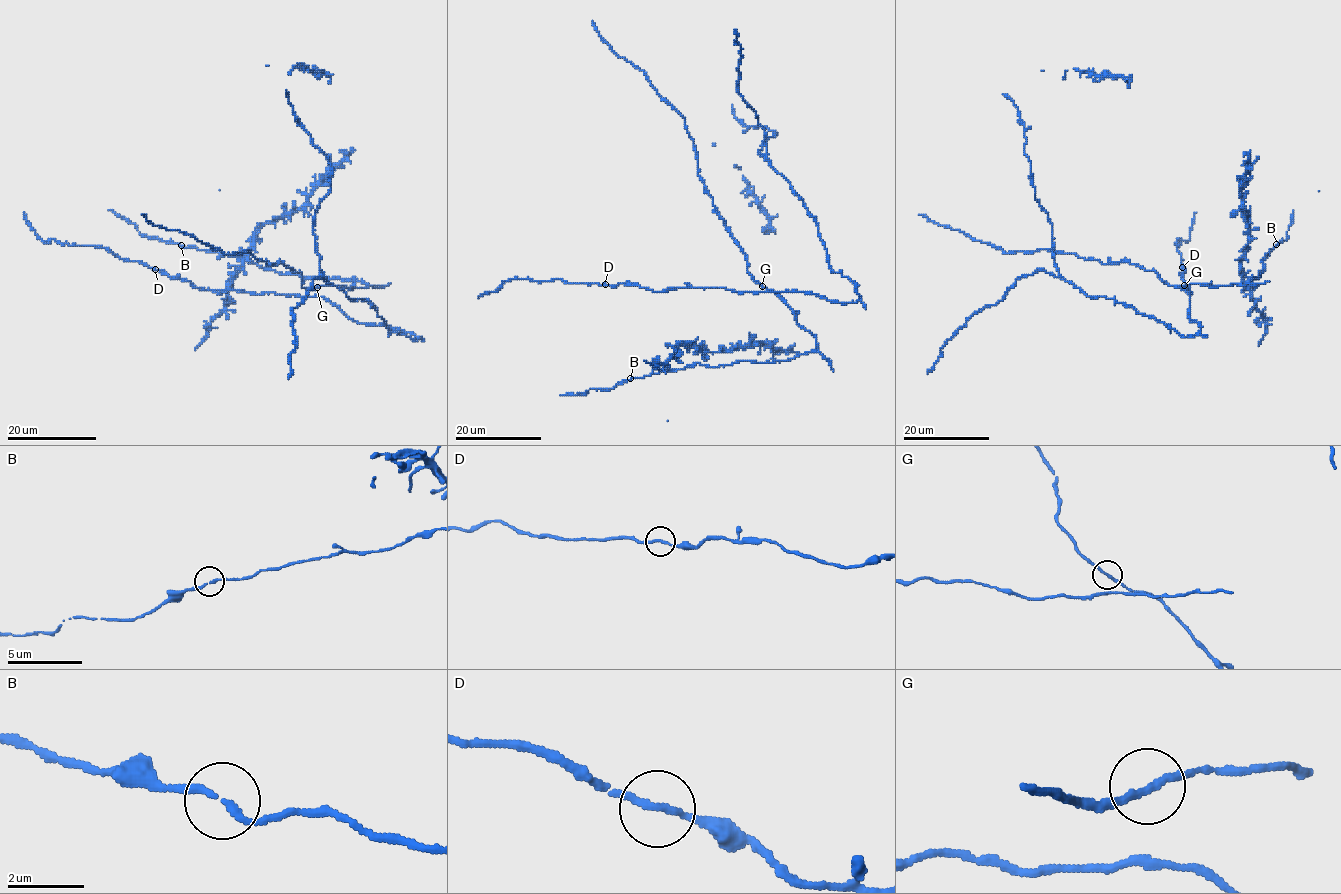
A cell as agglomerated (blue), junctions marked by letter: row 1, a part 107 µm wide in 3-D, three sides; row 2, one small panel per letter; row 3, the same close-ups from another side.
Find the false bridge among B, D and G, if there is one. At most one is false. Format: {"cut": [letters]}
{"cut": []}

